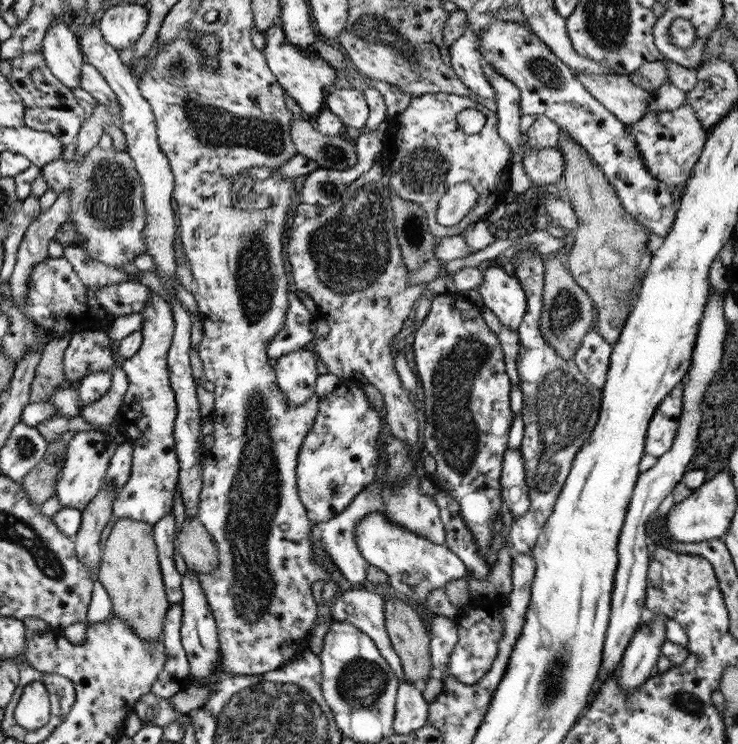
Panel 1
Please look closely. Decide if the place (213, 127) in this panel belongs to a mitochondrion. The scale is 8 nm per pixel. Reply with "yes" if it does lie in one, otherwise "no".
yes

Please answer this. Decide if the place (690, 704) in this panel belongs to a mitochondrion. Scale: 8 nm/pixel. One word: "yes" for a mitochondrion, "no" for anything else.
yes

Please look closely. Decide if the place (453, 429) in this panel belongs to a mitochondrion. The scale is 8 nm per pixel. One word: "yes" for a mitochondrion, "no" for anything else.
yes

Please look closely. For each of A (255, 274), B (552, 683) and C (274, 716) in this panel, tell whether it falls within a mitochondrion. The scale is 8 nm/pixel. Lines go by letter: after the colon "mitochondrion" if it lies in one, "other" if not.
A: mitochondrion
B: mitochondrion
C: mitochondrion

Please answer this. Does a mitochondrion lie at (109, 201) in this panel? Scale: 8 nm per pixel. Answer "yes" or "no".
yes

